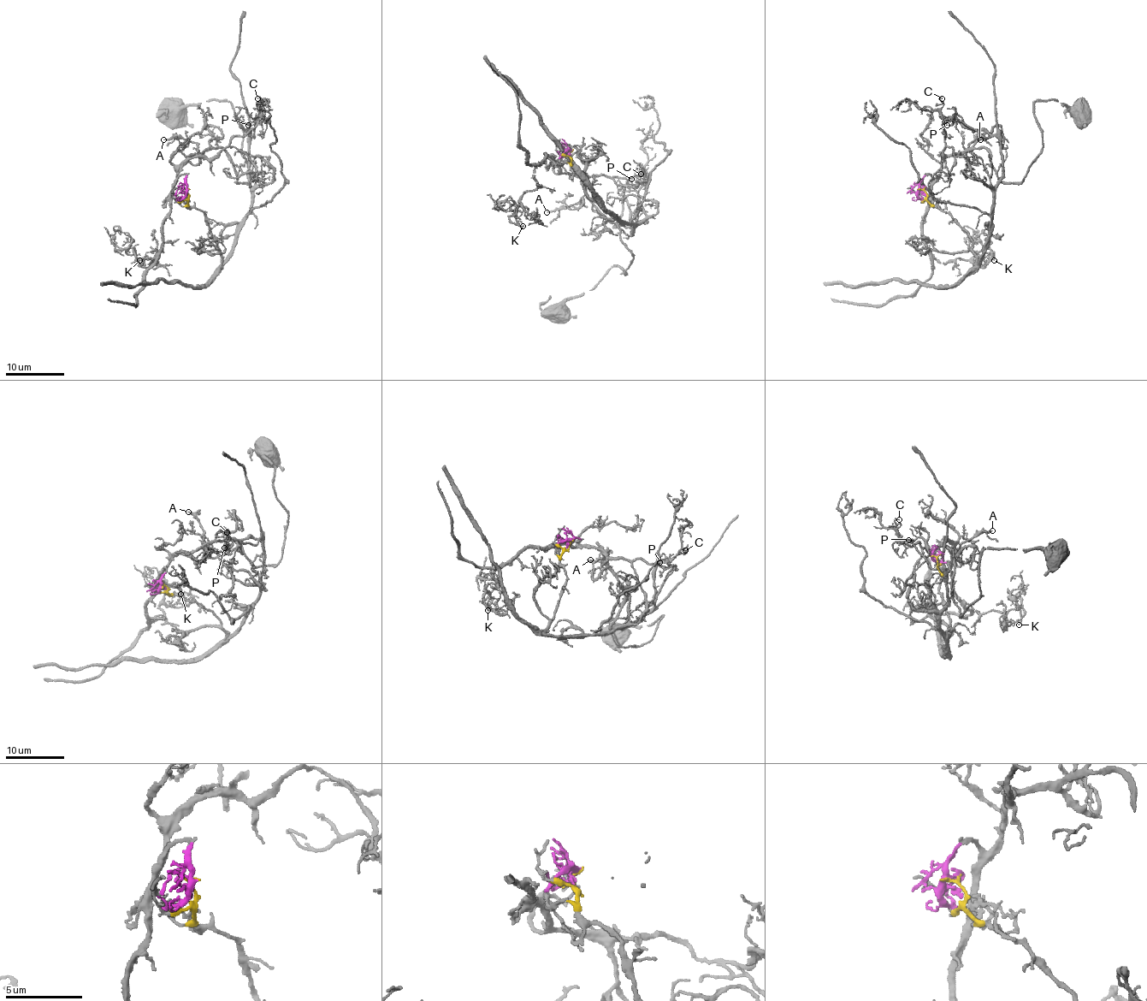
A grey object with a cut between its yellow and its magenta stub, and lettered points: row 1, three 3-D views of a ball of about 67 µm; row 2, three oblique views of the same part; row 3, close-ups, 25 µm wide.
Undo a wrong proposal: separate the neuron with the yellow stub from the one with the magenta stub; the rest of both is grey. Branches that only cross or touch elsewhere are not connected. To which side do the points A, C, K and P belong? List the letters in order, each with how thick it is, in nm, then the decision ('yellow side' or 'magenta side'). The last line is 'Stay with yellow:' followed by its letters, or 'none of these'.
A: 190 nm thick; magenta side
C: 140 nm thick; magenta side
K: 80 nm thick; magenta side
P: 130 nm thick; yellow side
Stay with yellow: P

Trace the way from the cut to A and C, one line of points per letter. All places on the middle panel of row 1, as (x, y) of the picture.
A: (570, 155), (568, 152), (570, 158), (559, 167), (561, 171), (578, 177), (586, 193), (577, 204), (546, 212)
C: (570, 155), (568, 152), (567, 161), (559, 167), (563, 173), (618, 177), (640, 174)

